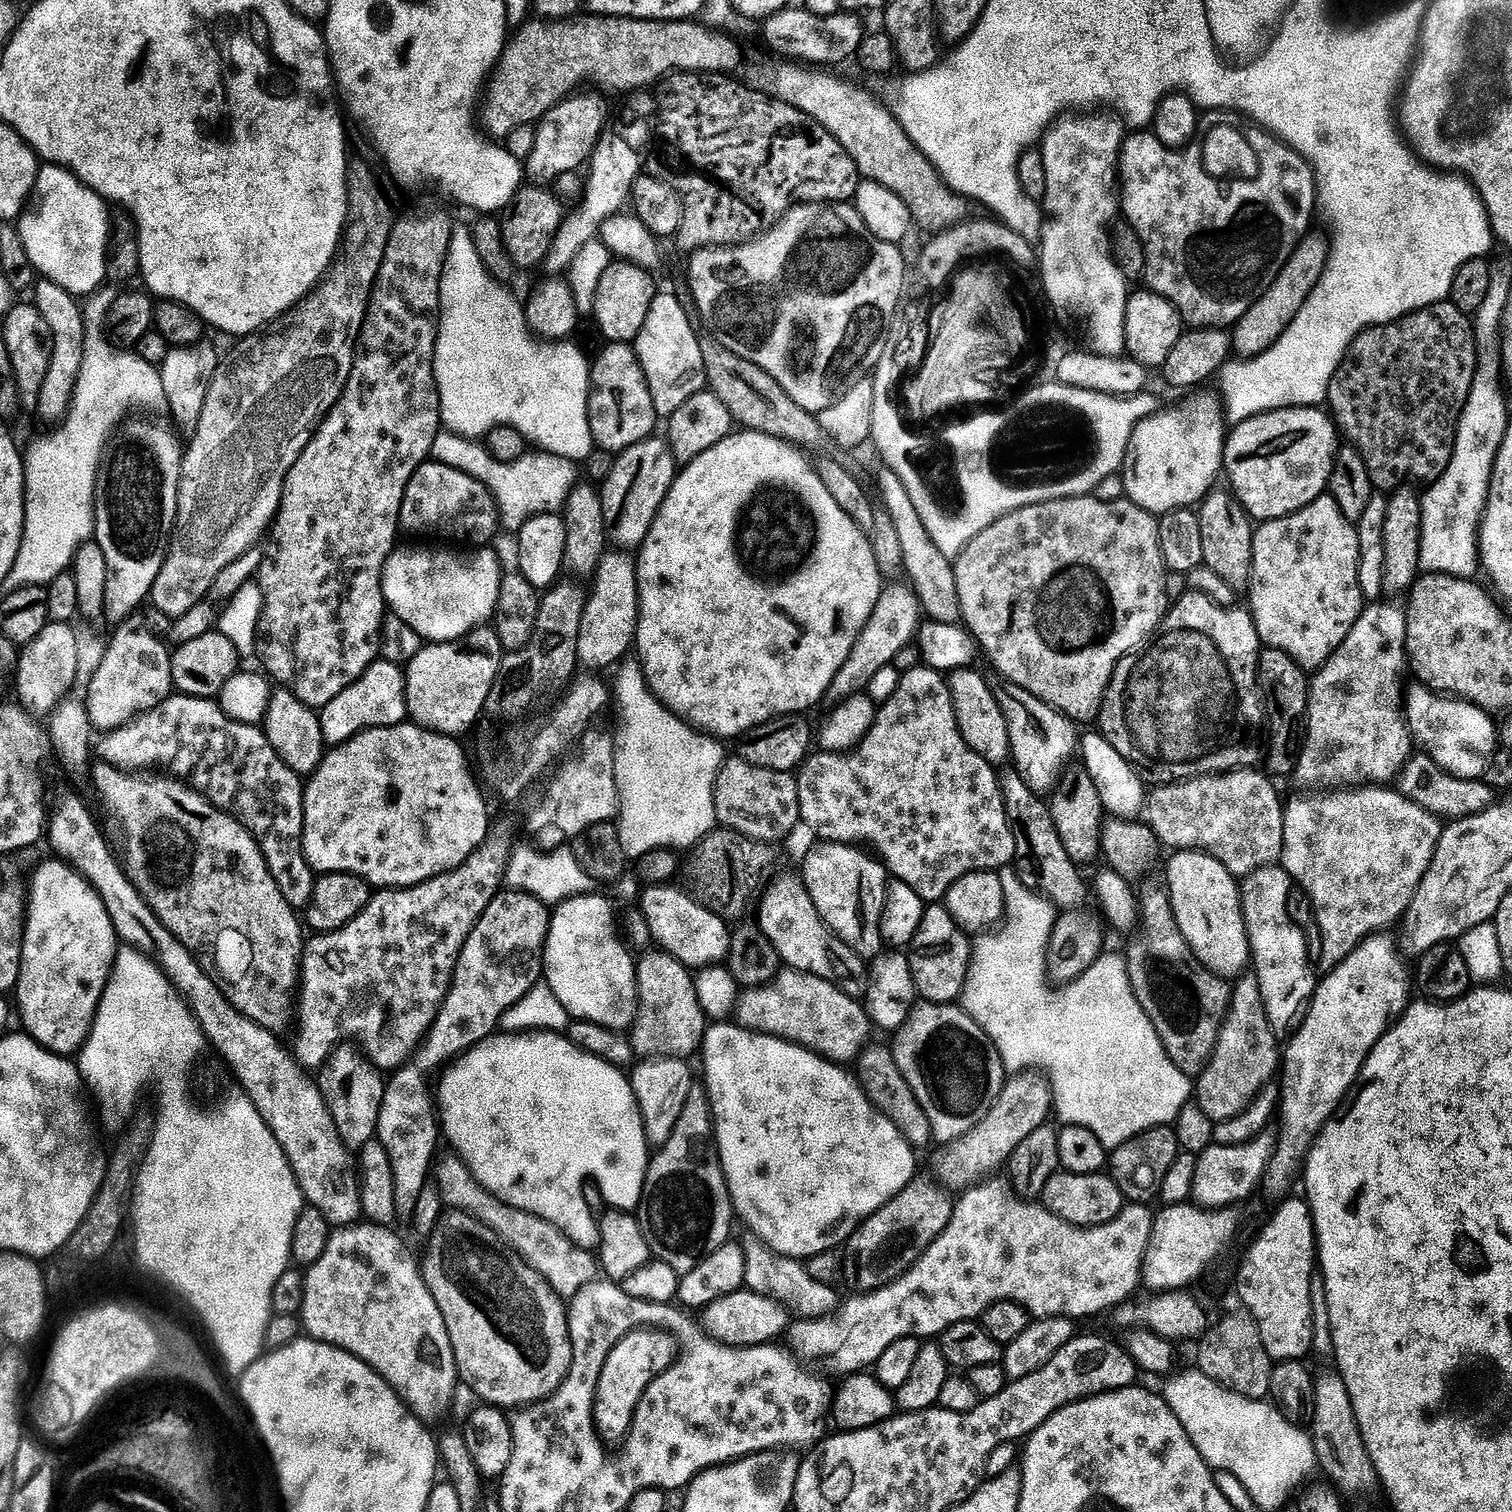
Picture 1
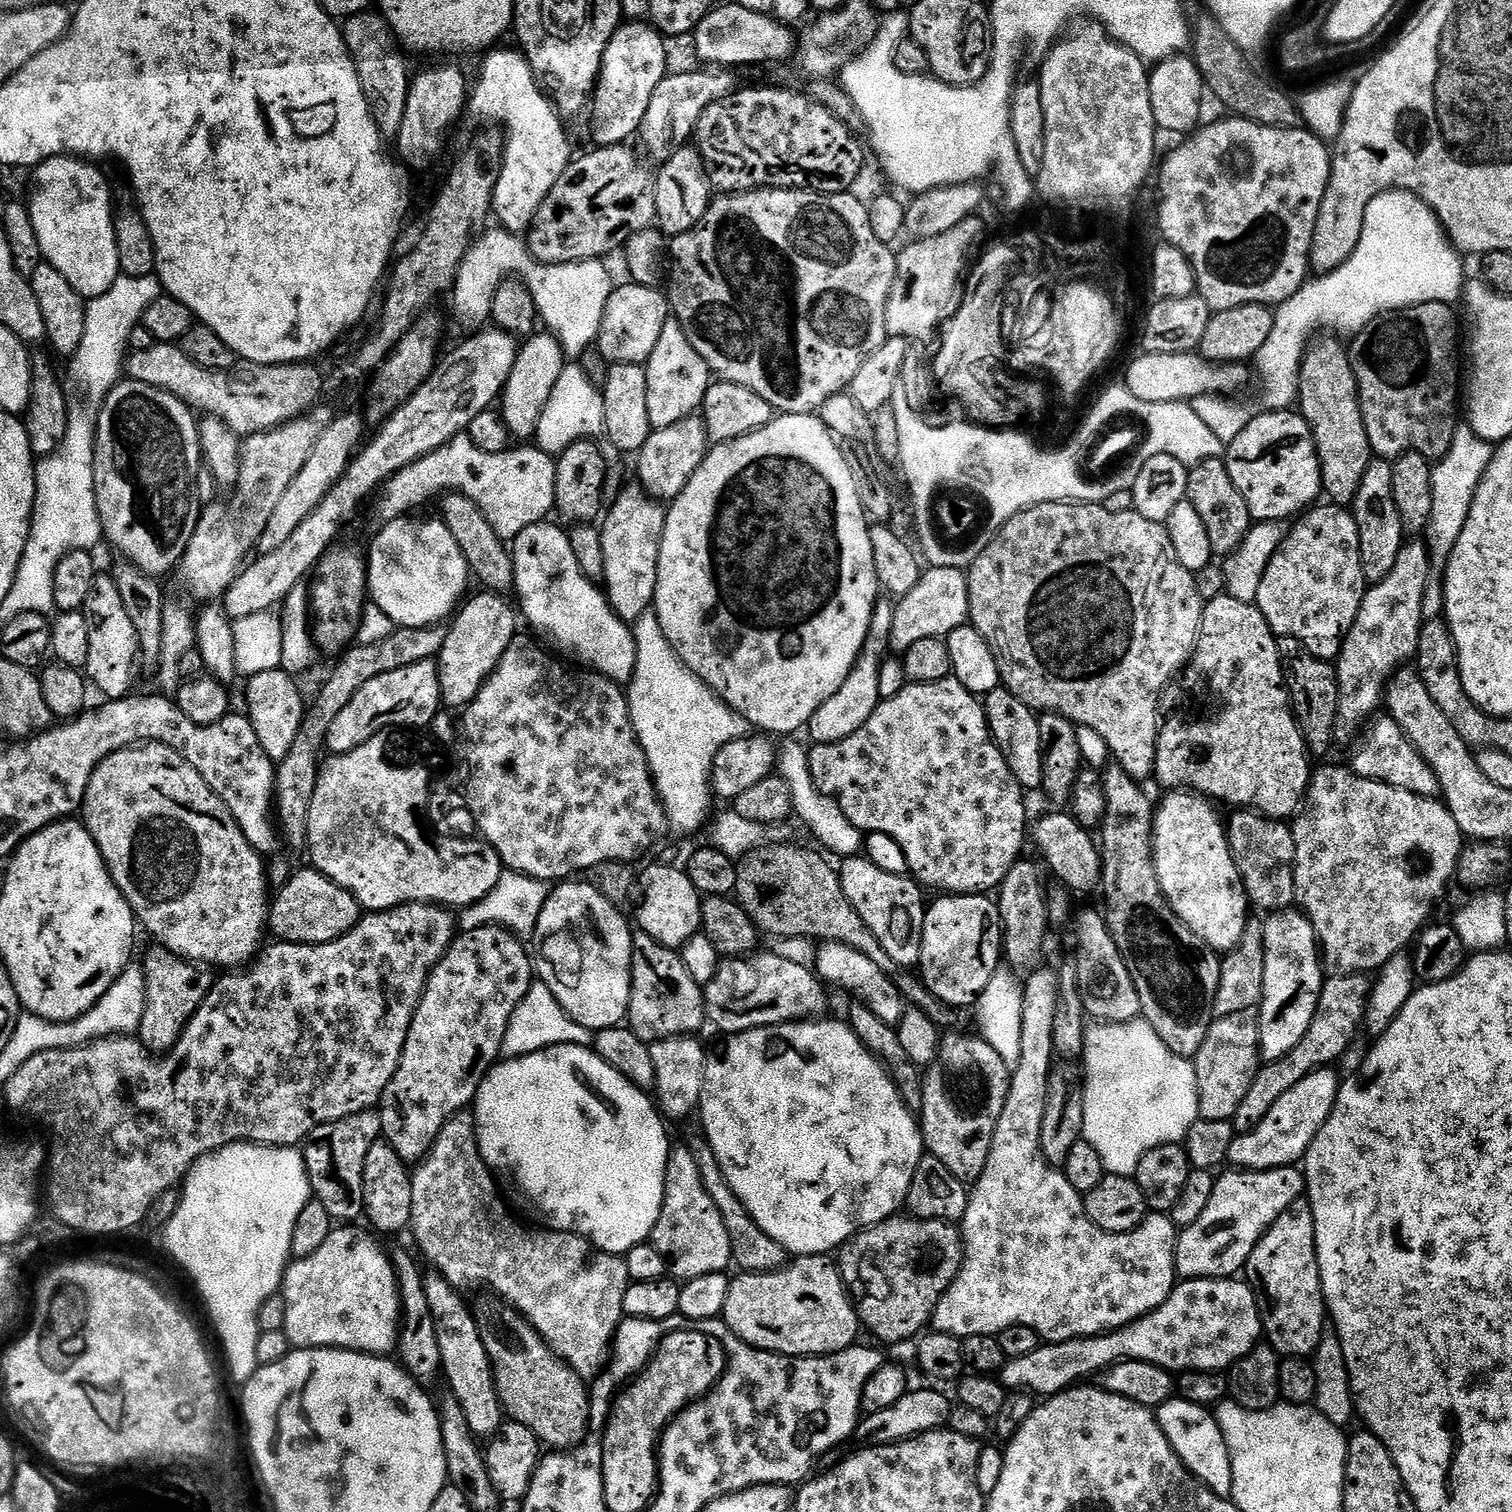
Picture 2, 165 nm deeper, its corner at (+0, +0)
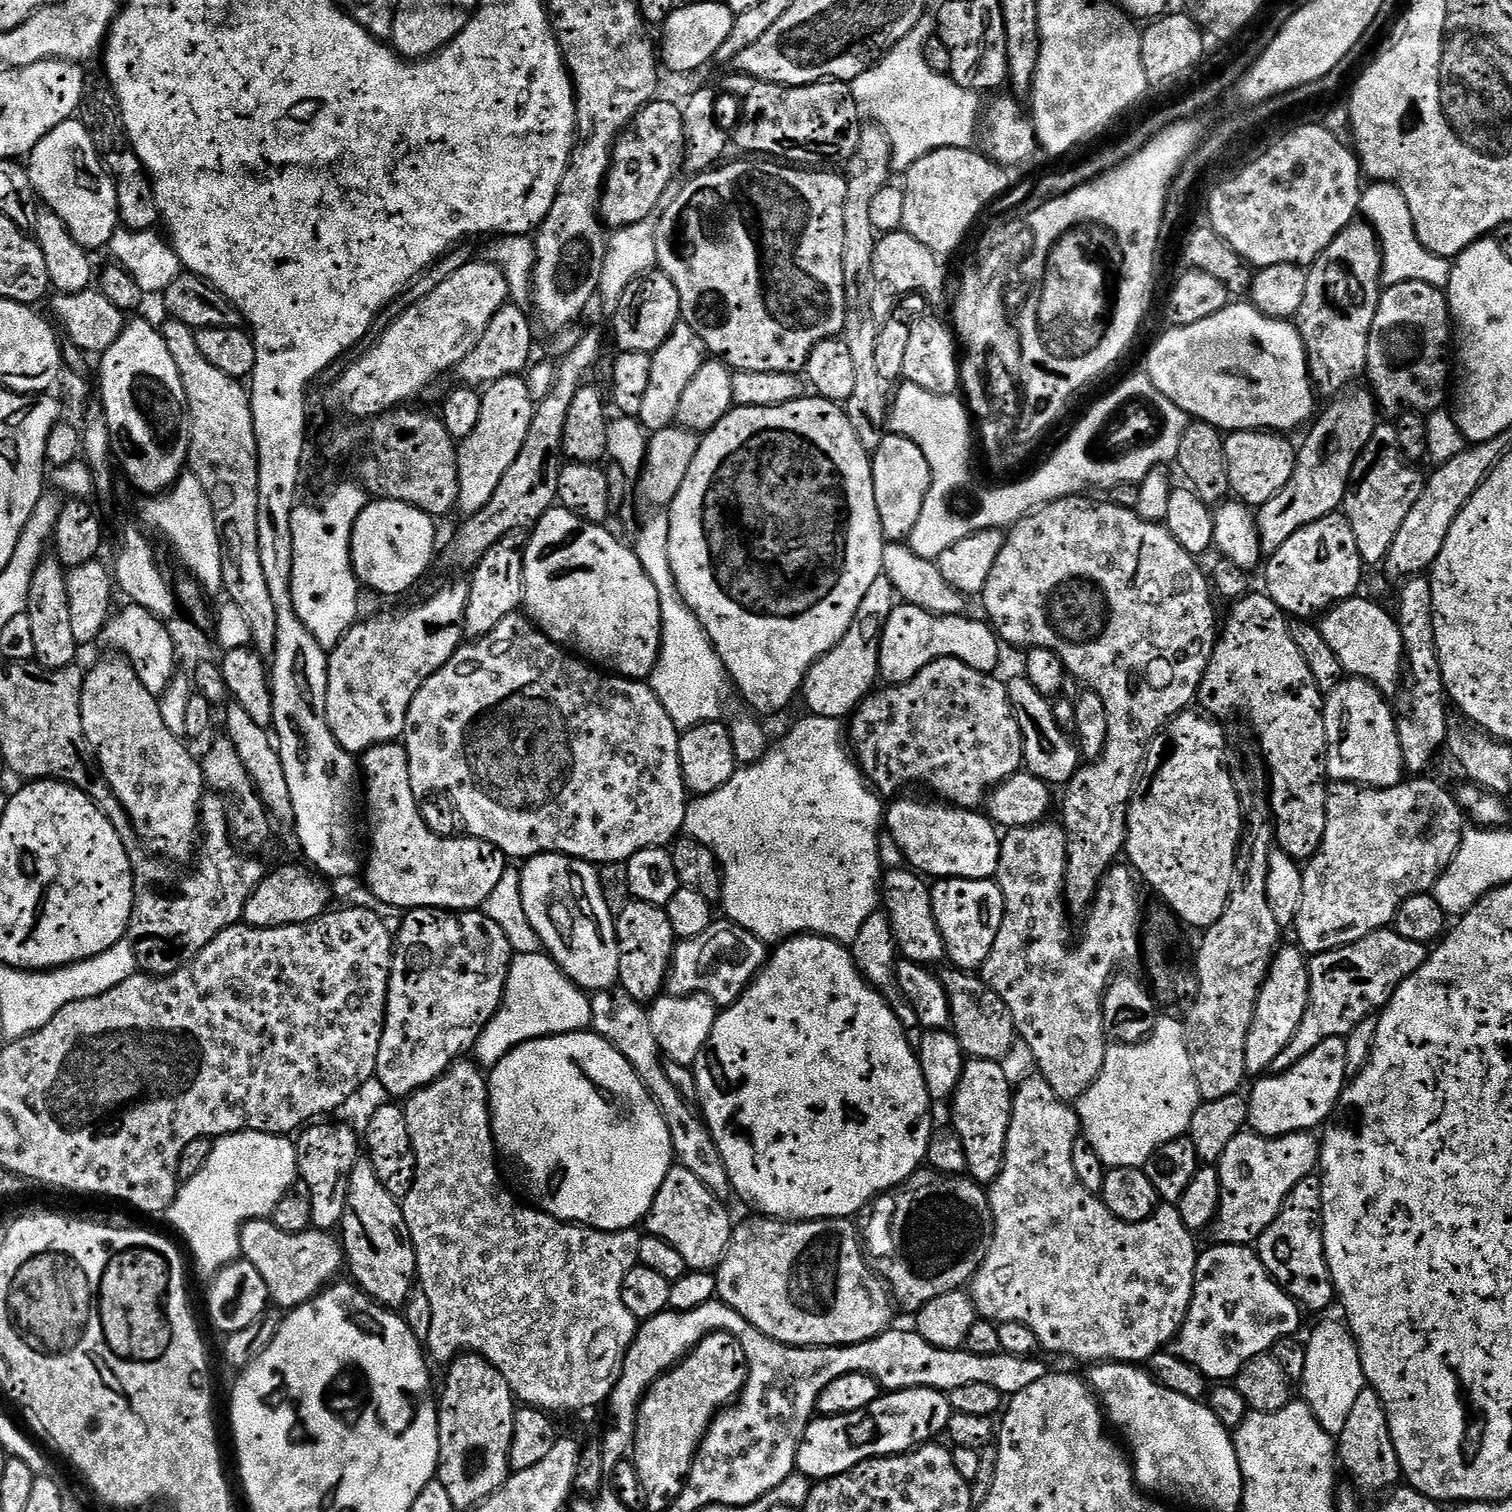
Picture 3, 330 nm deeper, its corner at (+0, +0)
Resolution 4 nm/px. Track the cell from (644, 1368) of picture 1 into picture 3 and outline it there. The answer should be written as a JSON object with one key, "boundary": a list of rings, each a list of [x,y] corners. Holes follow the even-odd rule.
{"boundary":[[[712,1332],[705,1336],[675,1368],[664,1373],[644,1394],[636,1417],[636,1442],[632,1445],[630,1461],[636,1467],[636,1476],[648,1495],[648,1508],[662,1509],[674,1495],[680,1495],[692,1459],[700,1448],[705,1436],[713,1427],[713,1421],[721,1410],[729,1407],[739,1397],[747,1382],[748,1368],[746,1354],[736,1336],[728,1332]]]}

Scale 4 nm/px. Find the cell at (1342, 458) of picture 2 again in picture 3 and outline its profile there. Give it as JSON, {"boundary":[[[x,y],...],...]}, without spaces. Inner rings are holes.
{"boundary":[[[1367,222],[1348,224],[1307,269],[1308,289],[1294,323],[1308,355],[1308,374],[1321,397],[1339,397],[1351,380],[1365,375],[1368,367],[1370,326],[1374,326],[1384,275],[1383,253],[1364,260],[1368,256],[1368,244],[1380,248],[1375,228]]]}

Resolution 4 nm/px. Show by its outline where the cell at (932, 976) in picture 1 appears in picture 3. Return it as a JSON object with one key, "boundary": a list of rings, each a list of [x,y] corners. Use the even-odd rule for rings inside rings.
{"boundary":[[[937,879],[930,889],[933,917],[945,942],[947,959],[952,959],[960,968],[983,969],[994,950],[1004,917],[1004,899],[999,883],[995,879]]]}

